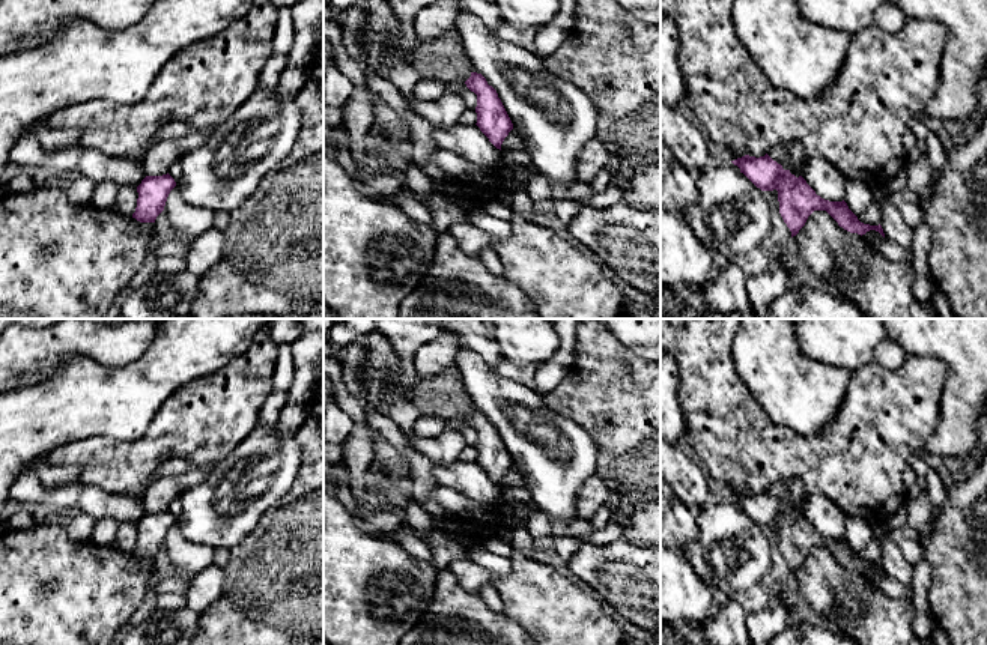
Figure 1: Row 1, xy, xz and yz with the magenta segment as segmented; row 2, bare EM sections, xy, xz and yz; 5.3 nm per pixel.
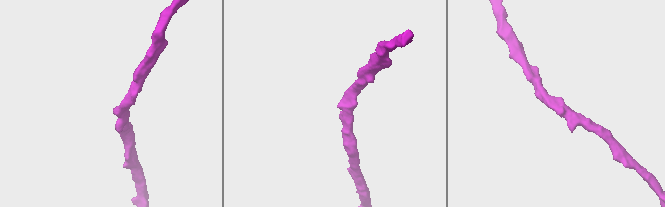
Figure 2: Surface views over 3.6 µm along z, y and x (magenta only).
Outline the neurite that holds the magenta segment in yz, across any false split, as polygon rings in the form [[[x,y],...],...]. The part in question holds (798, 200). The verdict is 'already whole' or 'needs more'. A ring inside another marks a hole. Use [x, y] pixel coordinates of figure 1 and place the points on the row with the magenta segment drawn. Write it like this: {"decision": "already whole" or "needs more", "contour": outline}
{"decision": "already whole", "contour": [[[767,153],[760,158],[745,155],[731,162],[761,191],[778,191],[779,213],[790,229],[791,238],[799,233],[814,210],[826,210],[840,227],[850,233],[862,236],[876,230],[885,238],[880,224],[861,223],[844,200],[829,201],[821,198],[802,176],[796,177],[790,170],[784,170]]]}

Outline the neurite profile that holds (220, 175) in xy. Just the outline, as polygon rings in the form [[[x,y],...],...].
[[[277,87],[257,89],[200,147],[181,158],[181,197],[211,212],[238,209],[259,186],[262,177],[292,150],[299,134],[299,108],[293,99],[280,99]]]

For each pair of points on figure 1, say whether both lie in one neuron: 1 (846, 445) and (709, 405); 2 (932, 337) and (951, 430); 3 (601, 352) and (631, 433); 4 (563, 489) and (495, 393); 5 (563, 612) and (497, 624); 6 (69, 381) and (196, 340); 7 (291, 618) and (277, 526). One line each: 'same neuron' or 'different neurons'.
1: same neuron
2: same neuron
3: same neuron
4: same neuron
5: different neurons
6: same neuron
7: same neuron

